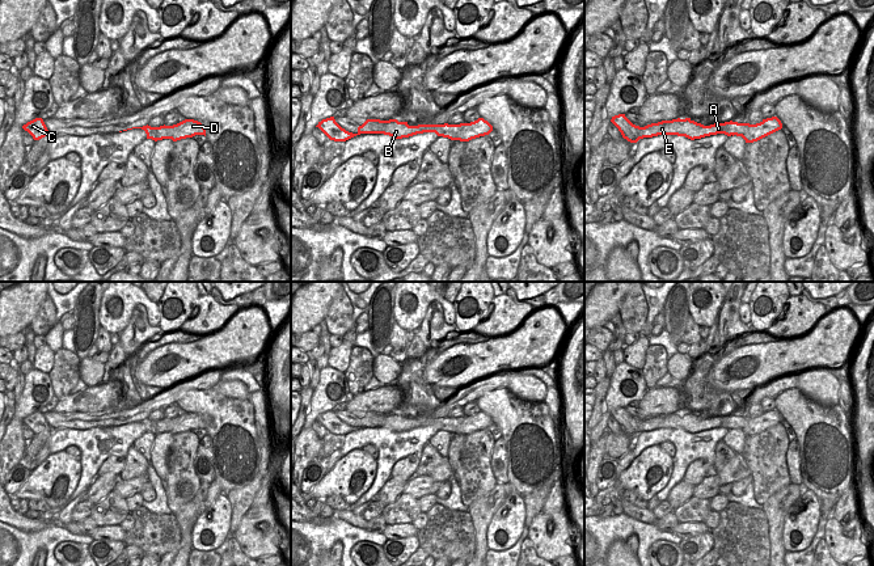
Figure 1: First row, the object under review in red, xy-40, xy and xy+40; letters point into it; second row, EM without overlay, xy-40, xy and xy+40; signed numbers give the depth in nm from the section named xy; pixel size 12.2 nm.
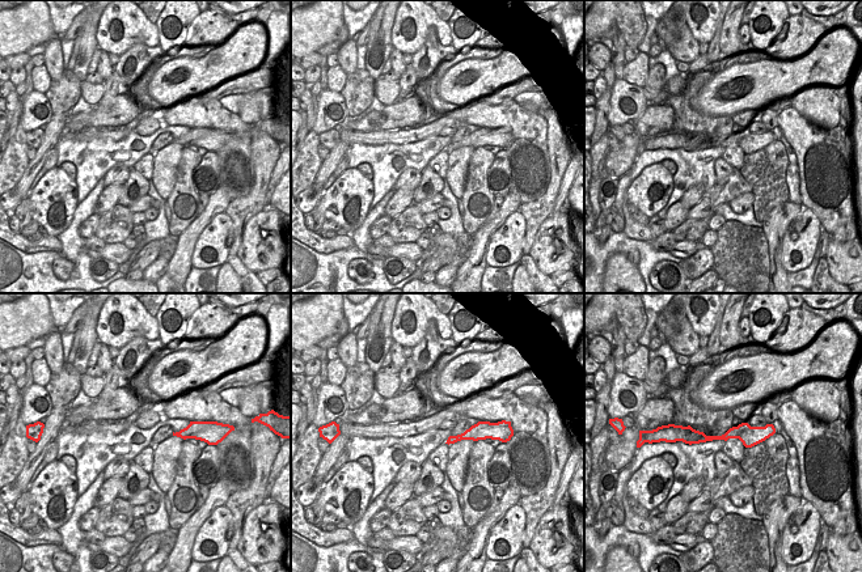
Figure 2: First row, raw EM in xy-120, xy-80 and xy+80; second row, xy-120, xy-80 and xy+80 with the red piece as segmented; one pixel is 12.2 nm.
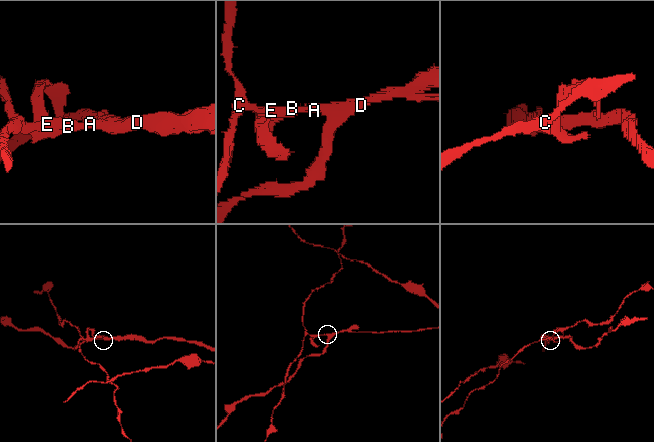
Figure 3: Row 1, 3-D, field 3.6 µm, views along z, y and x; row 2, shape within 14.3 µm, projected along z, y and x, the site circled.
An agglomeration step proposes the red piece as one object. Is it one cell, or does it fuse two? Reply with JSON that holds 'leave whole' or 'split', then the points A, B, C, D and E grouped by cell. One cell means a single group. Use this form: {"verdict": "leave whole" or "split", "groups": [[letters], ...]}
{"verdict": "split", "groups": [["A", "B", "C", "E"], ["D"]]}

